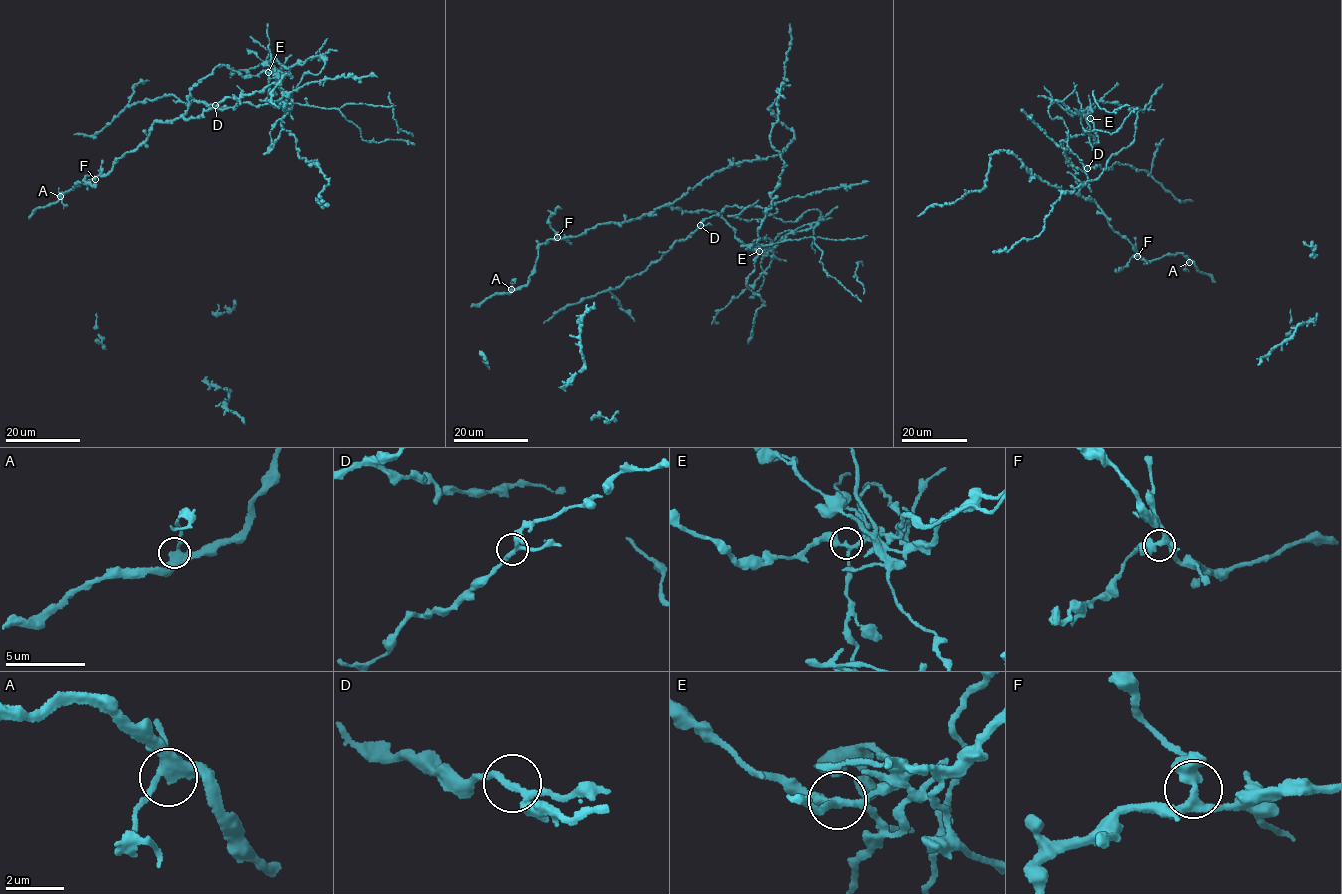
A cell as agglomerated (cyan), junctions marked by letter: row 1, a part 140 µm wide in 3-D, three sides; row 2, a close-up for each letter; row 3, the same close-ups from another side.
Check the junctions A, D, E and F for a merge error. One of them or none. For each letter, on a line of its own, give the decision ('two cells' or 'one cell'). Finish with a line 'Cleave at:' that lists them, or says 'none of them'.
A: one cell
D: one cell
E: two cells
F: one cell
Cleave at: E

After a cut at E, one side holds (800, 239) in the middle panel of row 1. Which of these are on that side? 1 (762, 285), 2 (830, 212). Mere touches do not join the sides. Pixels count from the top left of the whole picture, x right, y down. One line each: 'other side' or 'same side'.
1: same side
2: same side

